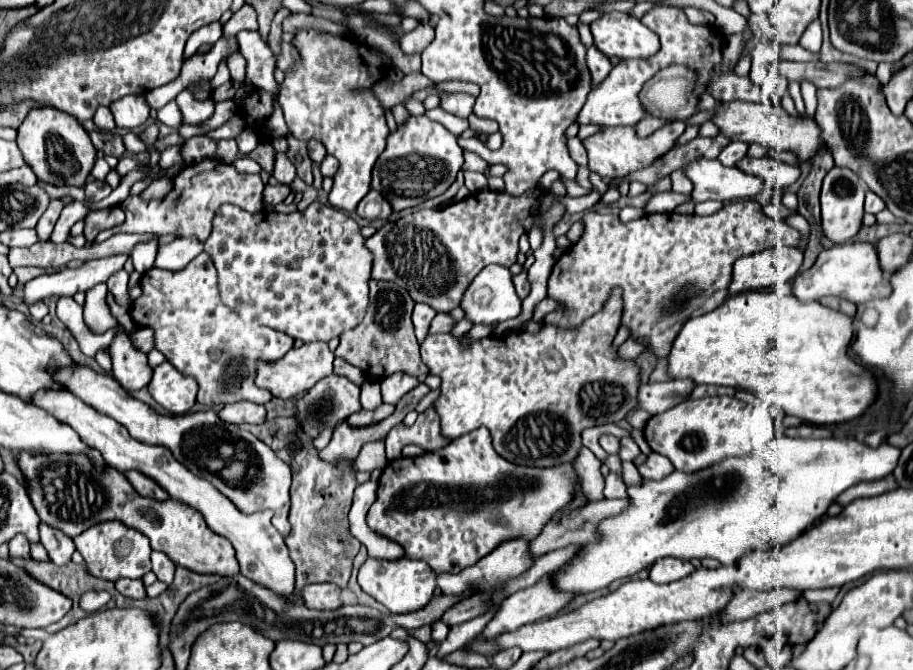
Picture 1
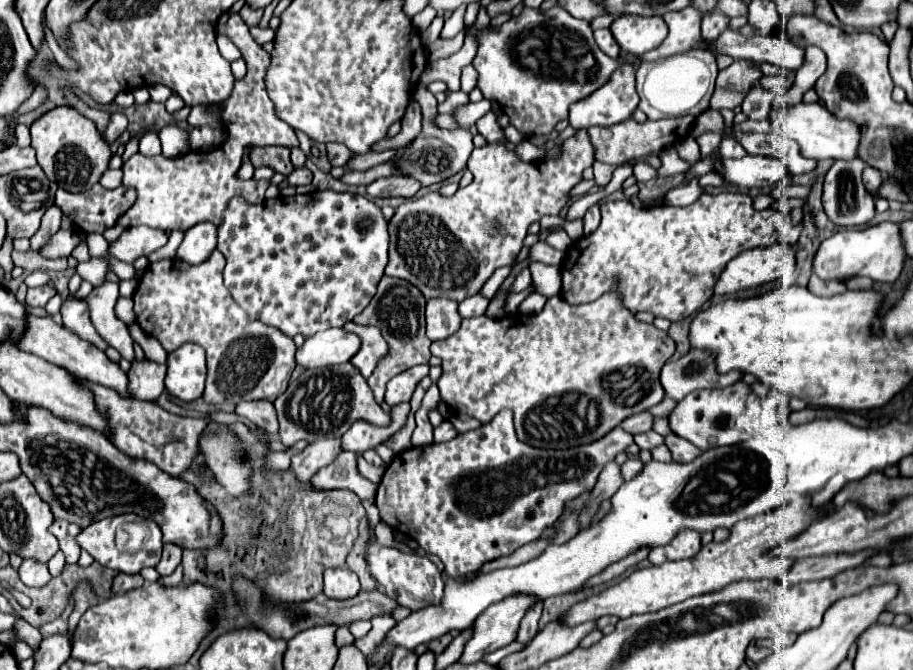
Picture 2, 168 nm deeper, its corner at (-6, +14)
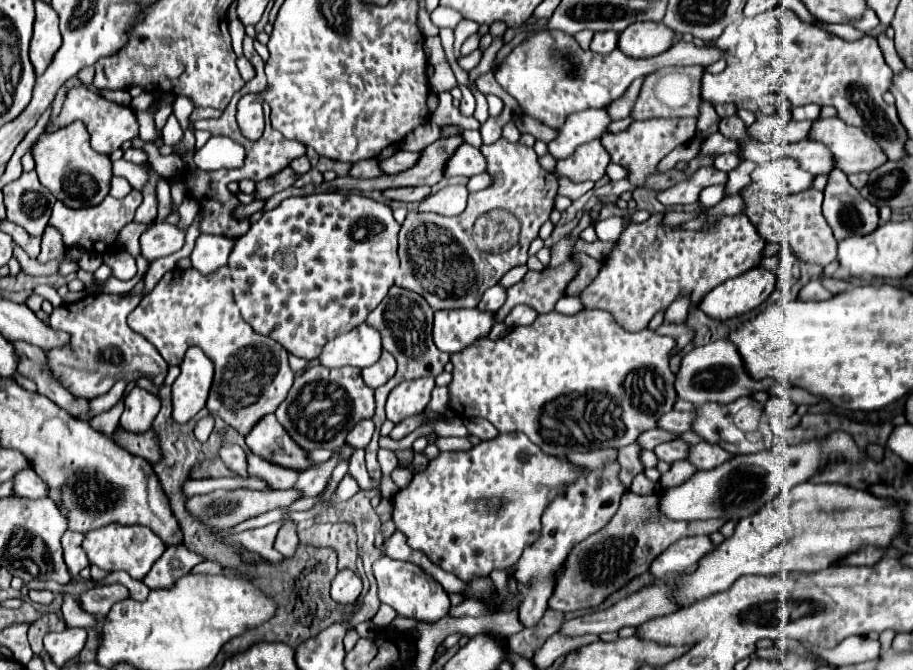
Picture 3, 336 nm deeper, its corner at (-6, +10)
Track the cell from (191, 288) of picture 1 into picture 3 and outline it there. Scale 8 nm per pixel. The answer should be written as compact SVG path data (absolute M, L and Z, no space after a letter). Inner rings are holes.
M228 267L202 275L198 269L174 269L148 293L128 317L130 329L136 329L150 341L168 365L180 365L186 349L198 345L216 365L212 393L206 409L218 415L242 437L268 413L274 413L292 387L294 373L288 367L288 351L274 339L256 333L242 317L232 299Z

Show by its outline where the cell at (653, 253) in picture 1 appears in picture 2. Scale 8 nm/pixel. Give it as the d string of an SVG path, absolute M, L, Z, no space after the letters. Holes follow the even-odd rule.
M722 191L718 195L702 193L696 203L686 207L654 205L634 207L628 199L600 203L602 221L598 229L582 239L574 241L562 261L562 297L572 303L590 303L614 285L614 277L620 281L620 291L628 299L628 307L636 311L650 311L654 317L666 317L670 321L686 319L696 313L712 295L714 285L724 271L726 263L738 253L754 247L766 247L780 241L780 237L792 227L792 223L778 213L778 209L756 211L752 197L742 191Z

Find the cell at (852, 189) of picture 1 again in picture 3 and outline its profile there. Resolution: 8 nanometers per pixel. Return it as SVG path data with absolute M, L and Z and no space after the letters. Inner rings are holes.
M834 169L830 173L822 209L836 241L868 235L880 225L878 207L862 199L858 189L848 183L846 175L840 169Z

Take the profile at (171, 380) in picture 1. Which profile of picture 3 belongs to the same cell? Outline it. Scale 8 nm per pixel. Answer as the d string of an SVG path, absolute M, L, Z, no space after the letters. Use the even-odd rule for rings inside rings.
M190 347L180 369L182 373L172 385L172 417L176 423L188 423L200 409L206 407L214 379L214 363L202 353L202 349Z

